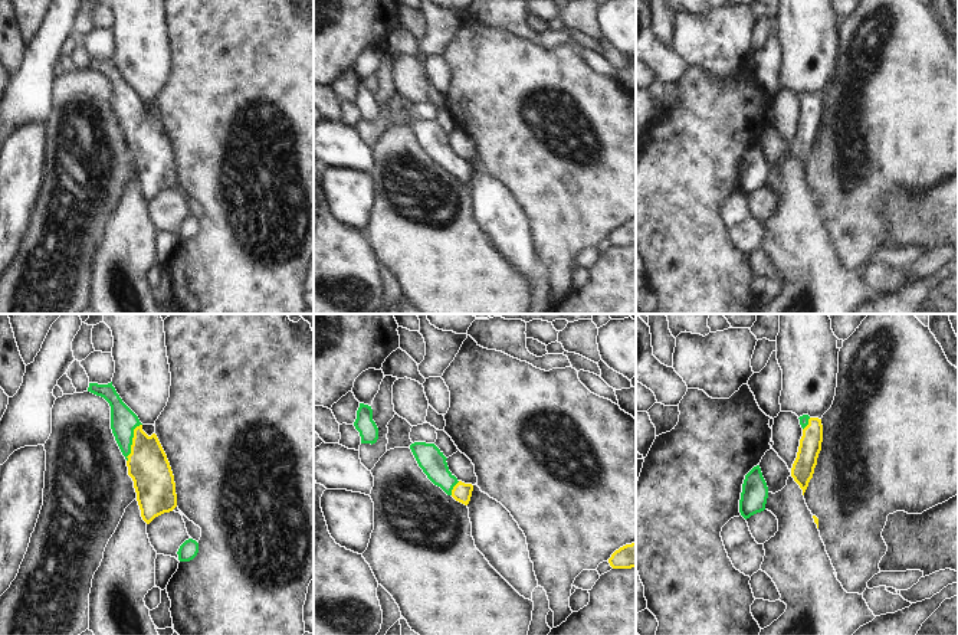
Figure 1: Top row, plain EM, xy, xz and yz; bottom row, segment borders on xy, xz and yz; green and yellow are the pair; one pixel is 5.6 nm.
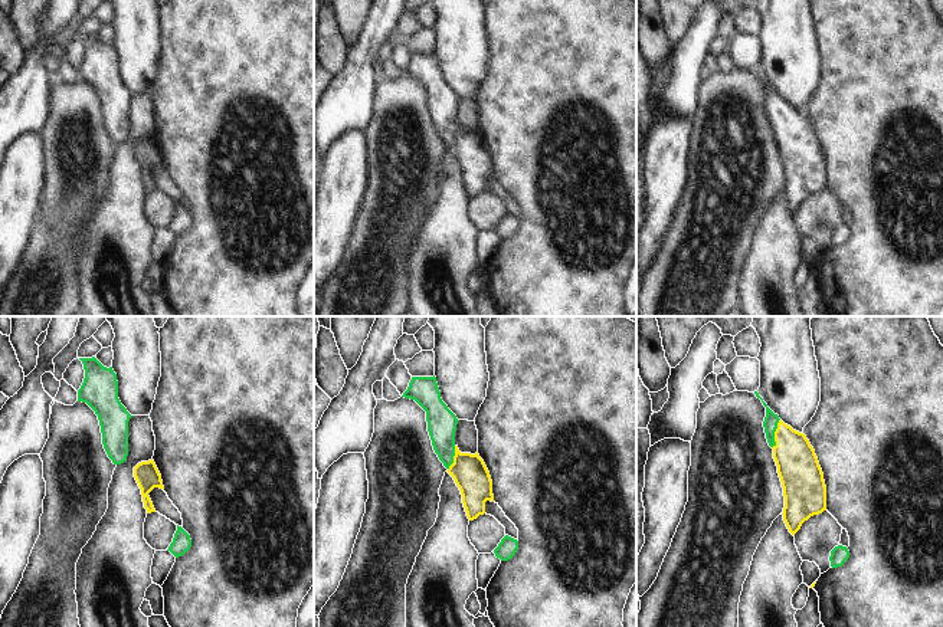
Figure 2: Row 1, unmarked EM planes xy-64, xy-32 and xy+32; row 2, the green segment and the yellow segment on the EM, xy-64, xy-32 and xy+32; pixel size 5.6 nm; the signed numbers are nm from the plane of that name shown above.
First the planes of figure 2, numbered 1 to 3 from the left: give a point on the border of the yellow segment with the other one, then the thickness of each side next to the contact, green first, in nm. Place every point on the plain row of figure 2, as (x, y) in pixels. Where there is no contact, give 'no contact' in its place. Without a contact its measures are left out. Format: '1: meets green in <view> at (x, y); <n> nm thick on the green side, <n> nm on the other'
1: no contact
2: meets green in xy-32 at (452, 135); 160 nm thick on the green side, 190 nm on the other
3: meets green in xy+32 at (773, 111); 80 nm thick on the green side, 240 nm on the other

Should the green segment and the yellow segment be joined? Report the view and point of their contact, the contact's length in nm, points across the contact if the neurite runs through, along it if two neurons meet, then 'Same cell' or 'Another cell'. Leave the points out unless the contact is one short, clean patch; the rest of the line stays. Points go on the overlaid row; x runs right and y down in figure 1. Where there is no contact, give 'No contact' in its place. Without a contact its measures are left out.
Touches green at xy (131, 442). Shared border 240 nm. Path across: xy (124, 421), (131, 442), (146, 457), (148, 467). Same cell.

